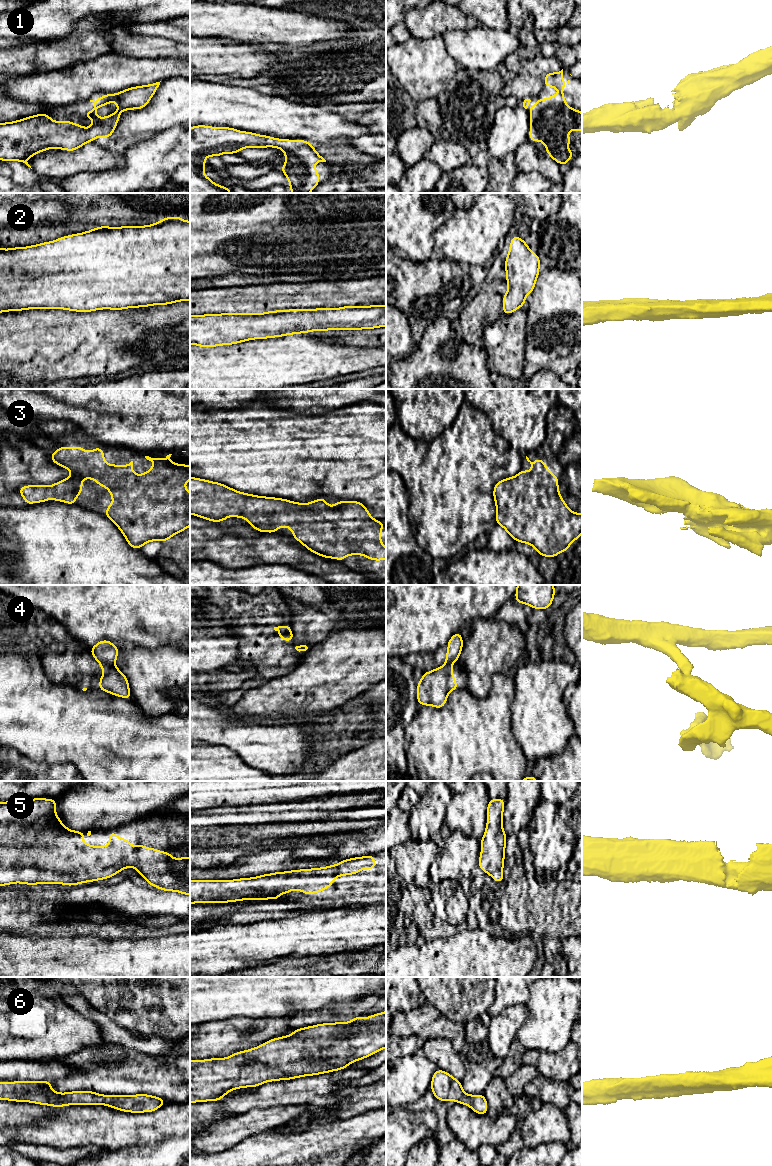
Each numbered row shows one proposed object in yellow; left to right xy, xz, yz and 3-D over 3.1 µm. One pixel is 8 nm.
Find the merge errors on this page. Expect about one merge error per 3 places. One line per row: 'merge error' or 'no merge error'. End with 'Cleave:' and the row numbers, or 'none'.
1: no merge error
2: no merge error
3: no merge error
4: merge error
5: no merge error
6: no merge error
Cleave: 4

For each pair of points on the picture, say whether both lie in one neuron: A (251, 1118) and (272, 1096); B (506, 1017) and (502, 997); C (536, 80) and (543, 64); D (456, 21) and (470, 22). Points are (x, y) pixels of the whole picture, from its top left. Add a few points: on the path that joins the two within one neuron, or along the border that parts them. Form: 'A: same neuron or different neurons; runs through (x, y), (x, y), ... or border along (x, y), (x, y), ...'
A: different neurons; border along (283, 1105), (252, 1108), (237, 1114)
B: different neurons; border along (526, 1004), (508, 1005), (491, 1017)
C: same neuron; runs through (536, 76), (536, 71), (539, 68)
D: same neuron; runs through (459, 21), (467, 22)

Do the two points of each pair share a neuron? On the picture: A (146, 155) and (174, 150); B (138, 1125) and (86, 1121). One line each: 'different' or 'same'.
A: same
B: same

